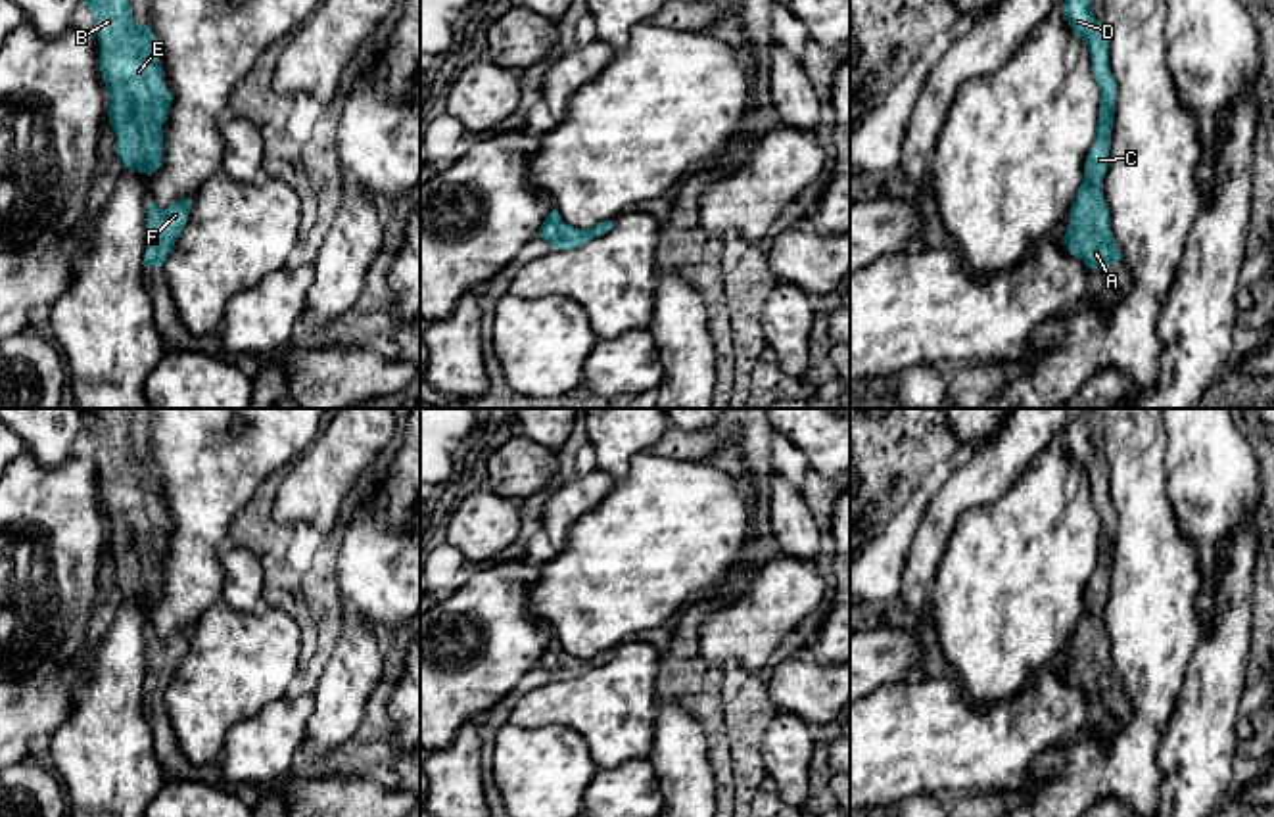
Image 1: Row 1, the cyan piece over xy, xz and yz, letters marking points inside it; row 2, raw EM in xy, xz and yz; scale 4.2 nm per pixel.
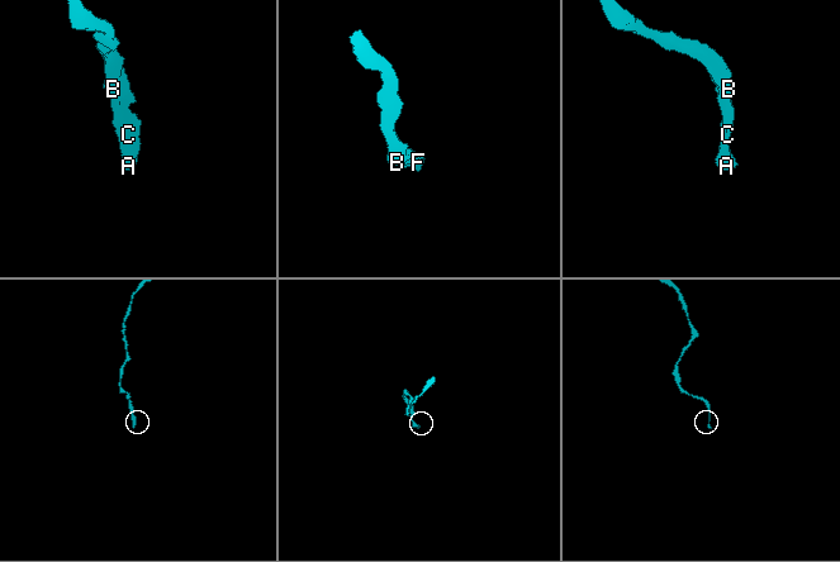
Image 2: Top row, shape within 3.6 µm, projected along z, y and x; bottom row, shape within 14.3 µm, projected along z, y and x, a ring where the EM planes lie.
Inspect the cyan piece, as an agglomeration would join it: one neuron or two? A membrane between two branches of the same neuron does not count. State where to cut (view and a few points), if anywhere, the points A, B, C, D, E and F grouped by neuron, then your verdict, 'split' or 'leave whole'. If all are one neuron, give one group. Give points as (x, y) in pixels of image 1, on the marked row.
cut none; groups A B C D E F; leave whole

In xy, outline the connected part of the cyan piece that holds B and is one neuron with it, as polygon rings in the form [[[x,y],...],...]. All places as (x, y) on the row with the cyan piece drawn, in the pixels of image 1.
[[[84,0],[100,42],[115,153],[125,169],[152,175],[163,165],[163,128],[173,92],[161,81],[159,46],[132,17],[129,0]]]

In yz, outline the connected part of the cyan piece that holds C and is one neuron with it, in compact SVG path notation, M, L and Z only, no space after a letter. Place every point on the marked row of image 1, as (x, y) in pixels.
M1065 0L1063 10L1071 29L1088 46L1092 75L1101 92L1096 140L1084 161L1084 180L1073 201L1063 240L1069 253L1082 259L1088 268L1105 268L1122 261L1111 232L1109 207L1103 196L1117 84L1109 69L1107 36L1103 25L1092 13L1092 0Z

